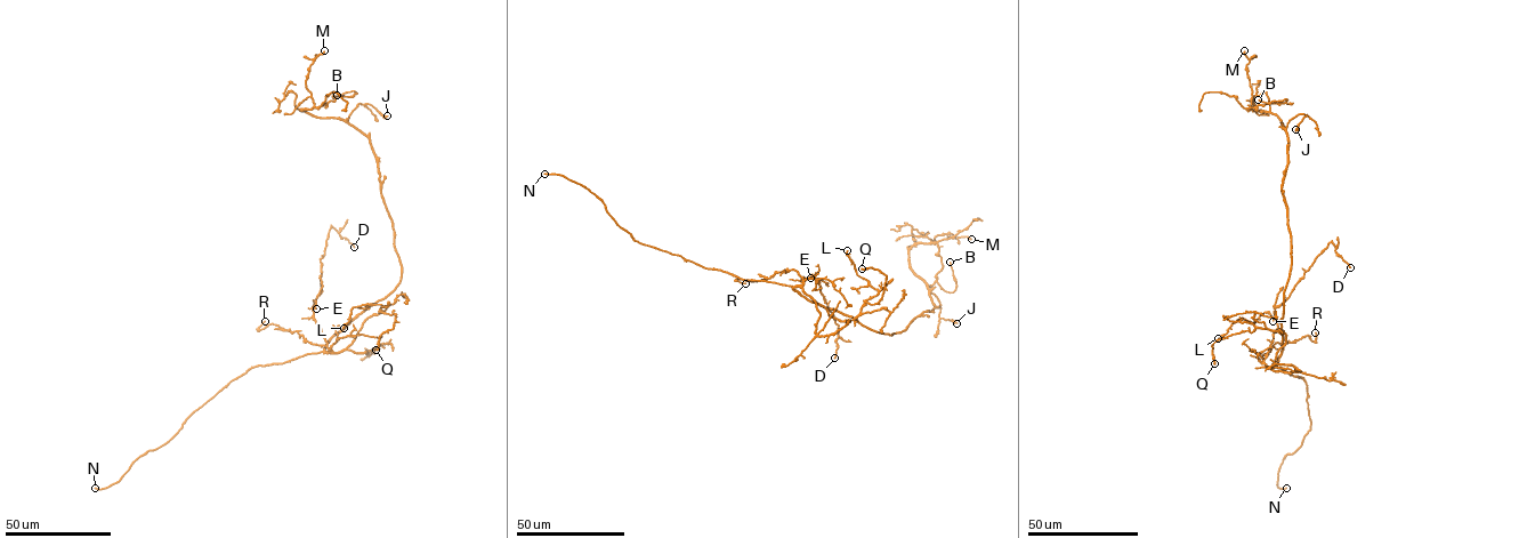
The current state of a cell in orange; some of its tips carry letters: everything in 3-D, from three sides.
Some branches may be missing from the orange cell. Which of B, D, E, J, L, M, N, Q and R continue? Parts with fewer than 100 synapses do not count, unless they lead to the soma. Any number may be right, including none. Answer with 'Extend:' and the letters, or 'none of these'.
Extend: N

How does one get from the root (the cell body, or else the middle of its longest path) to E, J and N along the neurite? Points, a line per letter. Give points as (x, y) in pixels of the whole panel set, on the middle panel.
E: (867, 327), (794, 291), (793, 287), (802, 284), (802, 279), (810, 278)
J: (867, 327), (891, 335), (905, 330), (913, 319), (935, 307), (931, 291), (940, 305), (939, 318), (956, 323)
N: (867, 327), (813, 303), (790, 286), (742, 280), (641, 243), (587, 189), (559, 175), (544, 174)

